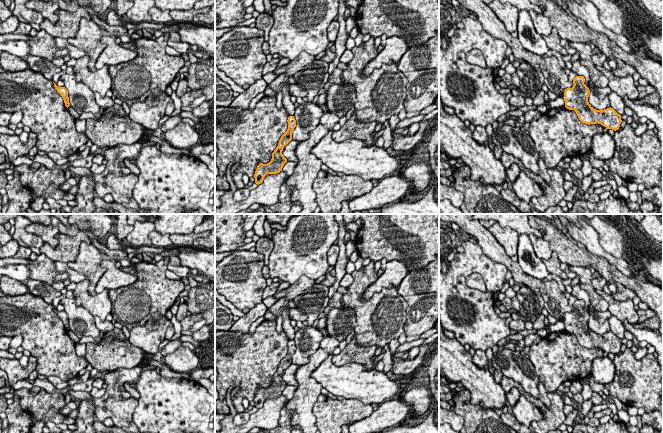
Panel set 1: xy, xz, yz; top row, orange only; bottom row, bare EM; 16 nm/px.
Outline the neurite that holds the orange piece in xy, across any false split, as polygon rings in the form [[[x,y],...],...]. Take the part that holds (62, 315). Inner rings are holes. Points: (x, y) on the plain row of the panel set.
[[[54,307],[54,311],[57,314],[57,316],[62,320],[65,330],[68,332],[70,330],[69,327],[69,321],[68,321],[68,315],[65,311],[58,311],[55,307]]]

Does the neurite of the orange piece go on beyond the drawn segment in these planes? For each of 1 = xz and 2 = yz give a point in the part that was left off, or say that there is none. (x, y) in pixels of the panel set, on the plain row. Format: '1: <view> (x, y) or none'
1: none
2: none

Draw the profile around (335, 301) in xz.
[[[335,292],[329,299],[328,306],[324,310],[326,316],[332,308],[339,308],[342,305],[342,296],[343,293]]]

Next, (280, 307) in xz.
[[[286,298],[279,299],[272,307],[268,308],[268,312],[271,312],[275,316],[281,315],[283,317],[283,331],[286,333],[289,340],[294,340],[295,331],[294,327],[290,324],[291,319],[288,316],[290,307],[288,306],[290,300]]]

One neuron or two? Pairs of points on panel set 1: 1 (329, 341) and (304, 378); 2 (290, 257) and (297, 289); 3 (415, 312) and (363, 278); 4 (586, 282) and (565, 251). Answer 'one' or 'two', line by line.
1: two
2: two
3: two
4: two

